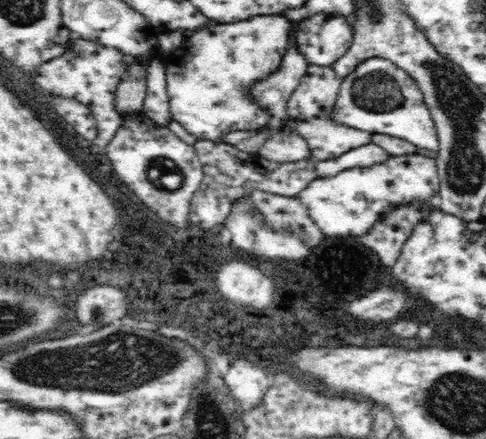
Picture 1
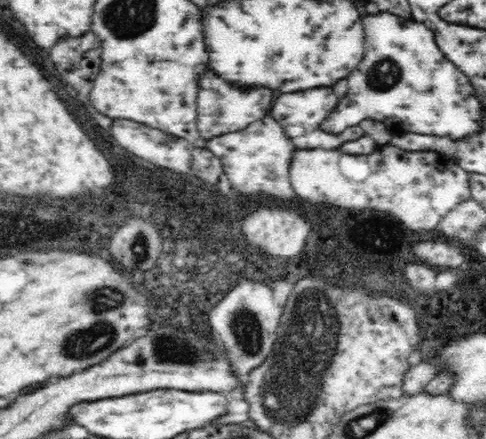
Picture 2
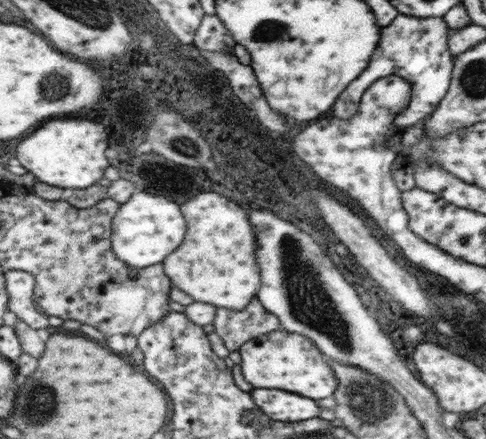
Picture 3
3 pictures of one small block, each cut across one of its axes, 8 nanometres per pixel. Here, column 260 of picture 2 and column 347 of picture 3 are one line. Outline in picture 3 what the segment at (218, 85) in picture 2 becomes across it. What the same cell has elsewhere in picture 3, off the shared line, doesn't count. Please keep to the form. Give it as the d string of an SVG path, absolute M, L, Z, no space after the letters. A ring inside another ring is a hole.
M397 14L397 18L387 28L383 28L383 44L379 44L379 52L375 52L375 60L371 60L371 68L367 68L367 72L363 72L363 76L359 76L359 80L355 80L355 84L351 84L351 88L347 88L343 96L339 96L339 104L331 108L333 116L341 120L353 116L359 108L357 106L359 94L367 92L373 80L381 76L383 78L399 76L411 86L411 104L407 104L407 108L399 112L399 116L393 120L401 132L415 126L421 118L431 116L431 112L435 112L435 108L439 108L439 102L443 102L443 98L447 96L451 88L451 76L453 76L453 56L449 52L449 34L445 36L447 32L445 24L447 22L443 18L419 20L419 18Z

